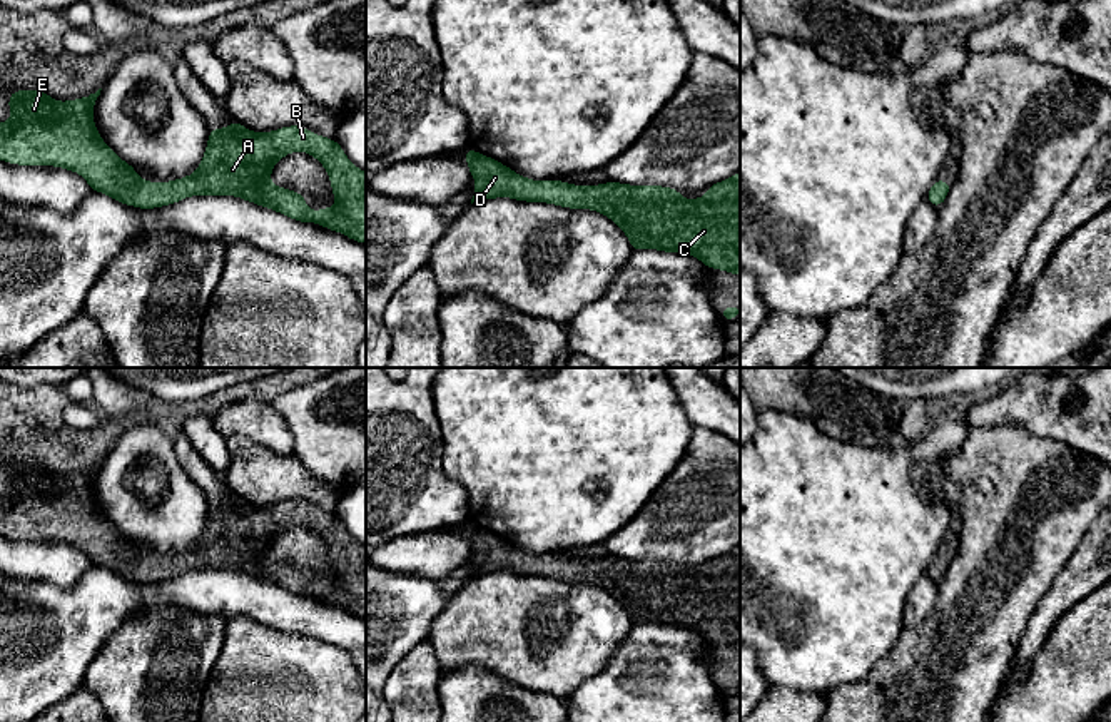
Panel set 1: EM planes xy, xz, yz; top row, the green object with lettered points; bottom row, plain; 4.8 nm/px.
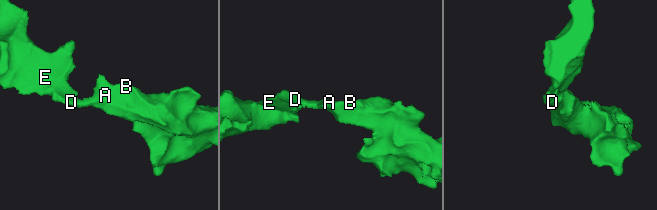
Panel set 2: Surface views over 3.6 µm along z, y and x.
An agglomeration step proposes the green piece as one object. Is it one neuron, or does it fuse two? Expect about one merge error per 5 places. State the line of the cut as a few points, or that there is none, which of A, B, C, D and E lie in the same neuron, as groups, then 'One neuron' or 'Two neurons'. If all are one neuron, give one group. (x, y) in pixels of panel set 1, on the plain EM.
No split. Groups: A B C D E. One neuron

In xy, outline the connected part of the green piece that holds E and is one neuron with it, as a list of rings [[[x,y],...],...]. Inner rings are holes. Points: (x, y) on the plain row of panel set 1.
[[[35,463],[12,466],[8,470],[10,495],[0,496],[0,533],[17,540],[53,540],[74,545],[87,555],[92,565],[139,583],[170,580],[190,570],[234,570],[277,585],[297,597],[314,597],[366,618],[366,547],[348,533],[336,513],[312,508],[302,500],[252,506],[234,493],[229,501],[209,505],[205,528],[194,548],[154,558],[137,550],[135,542],[124,536],[97,506],[94,480],[100,465],[67,476],[58,476]],[[299,525],[311,528],[327,545],[336,572],[334,582],[311,585],[302,568],[271,558],[272,540],[286,528]]]

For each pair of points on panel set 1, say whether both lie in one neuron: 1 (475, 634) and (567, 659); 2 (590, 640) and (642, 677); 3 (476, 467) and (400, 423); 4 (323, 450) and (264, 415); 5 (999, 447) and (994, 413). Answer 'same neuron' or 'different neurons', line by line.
1: same neuron
2: different neurons
3: different neurons
4: different neurons
5: different neurons

